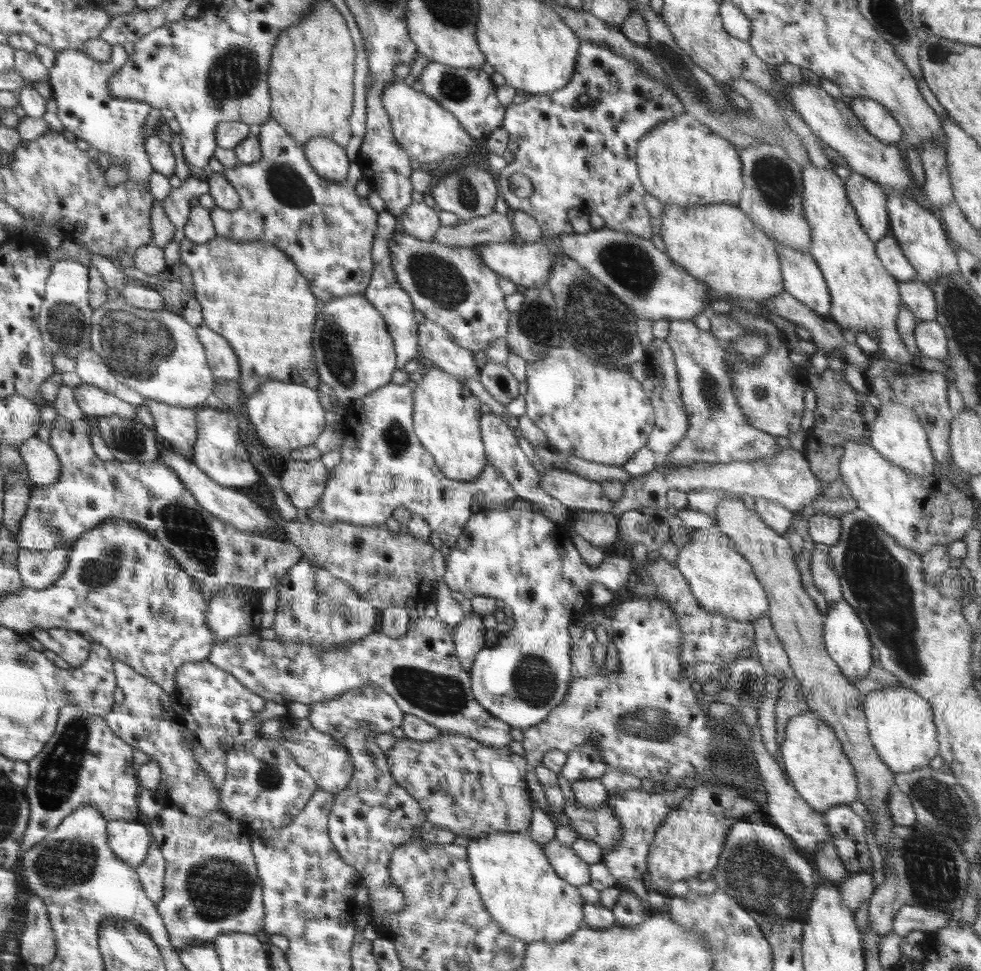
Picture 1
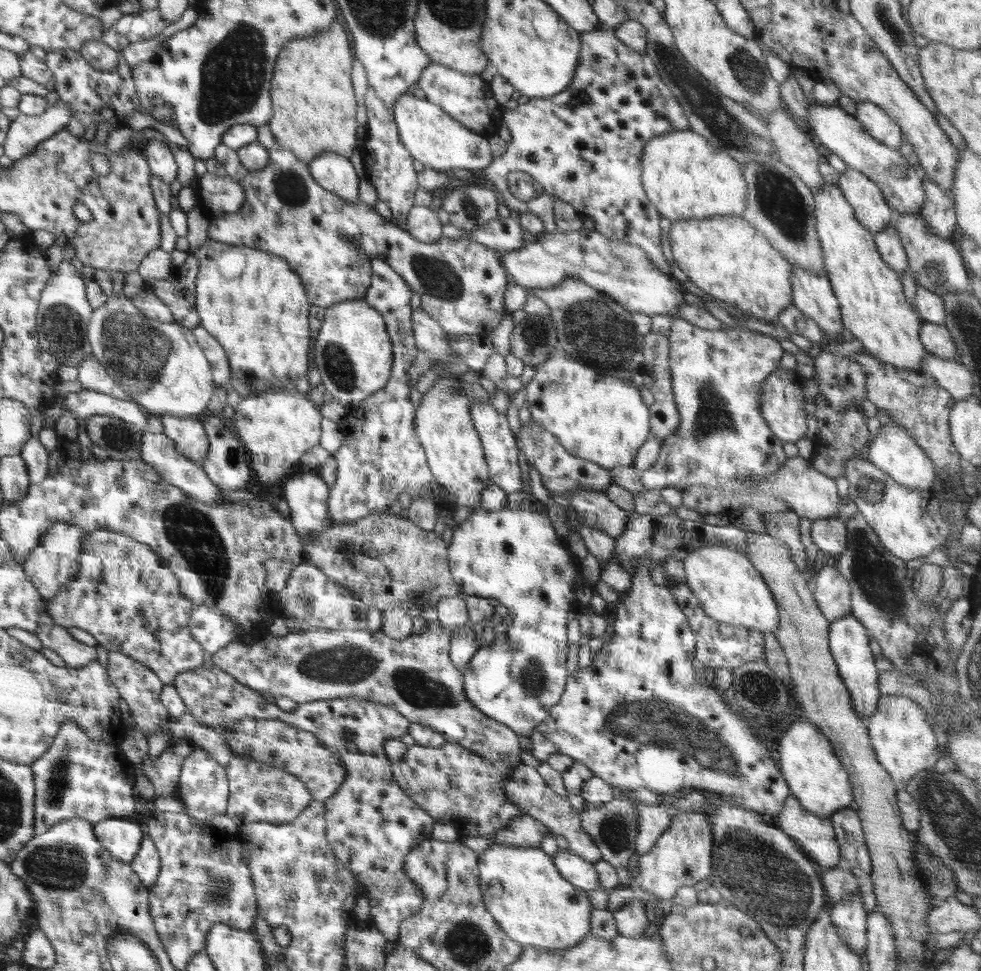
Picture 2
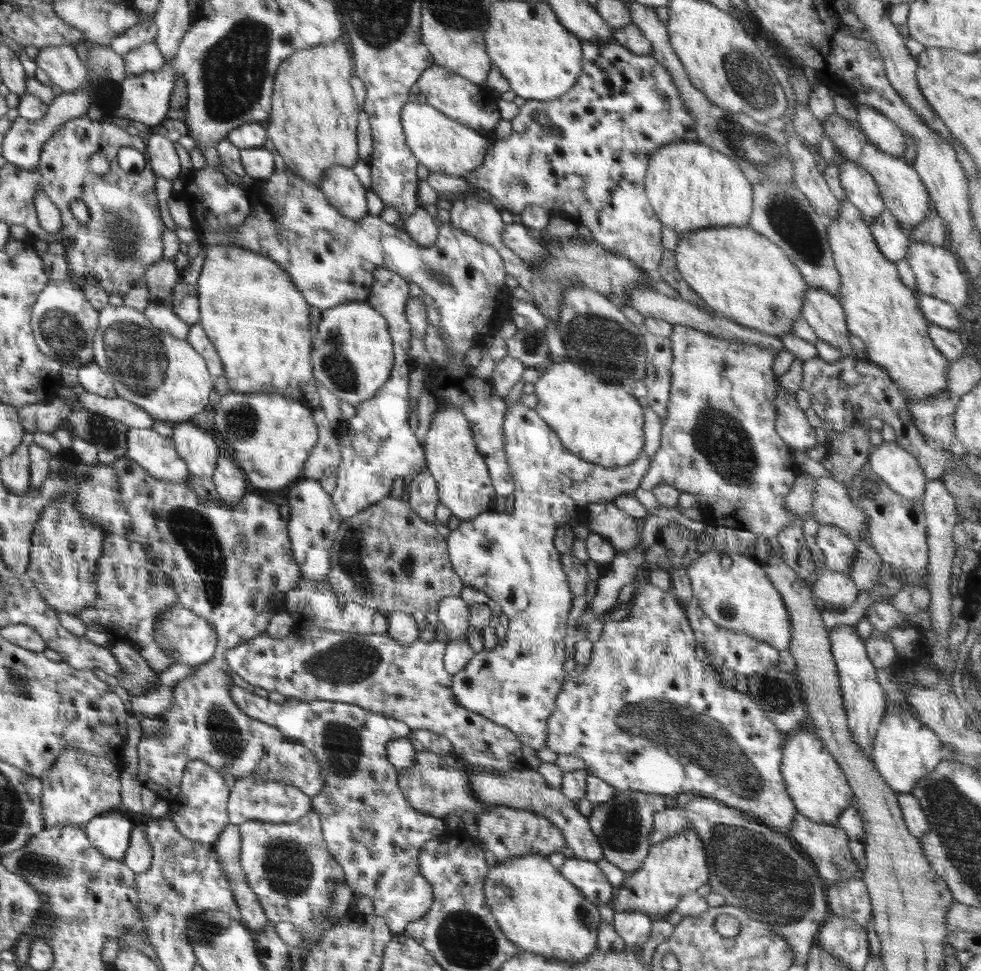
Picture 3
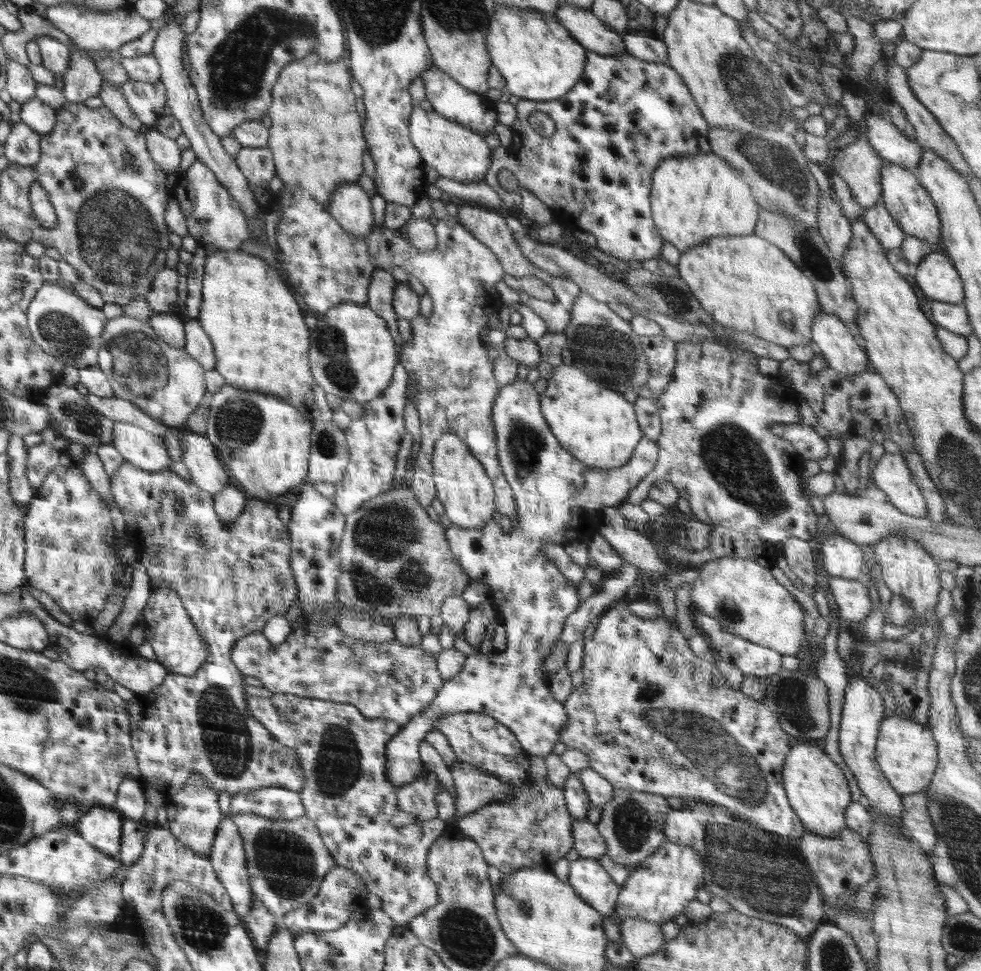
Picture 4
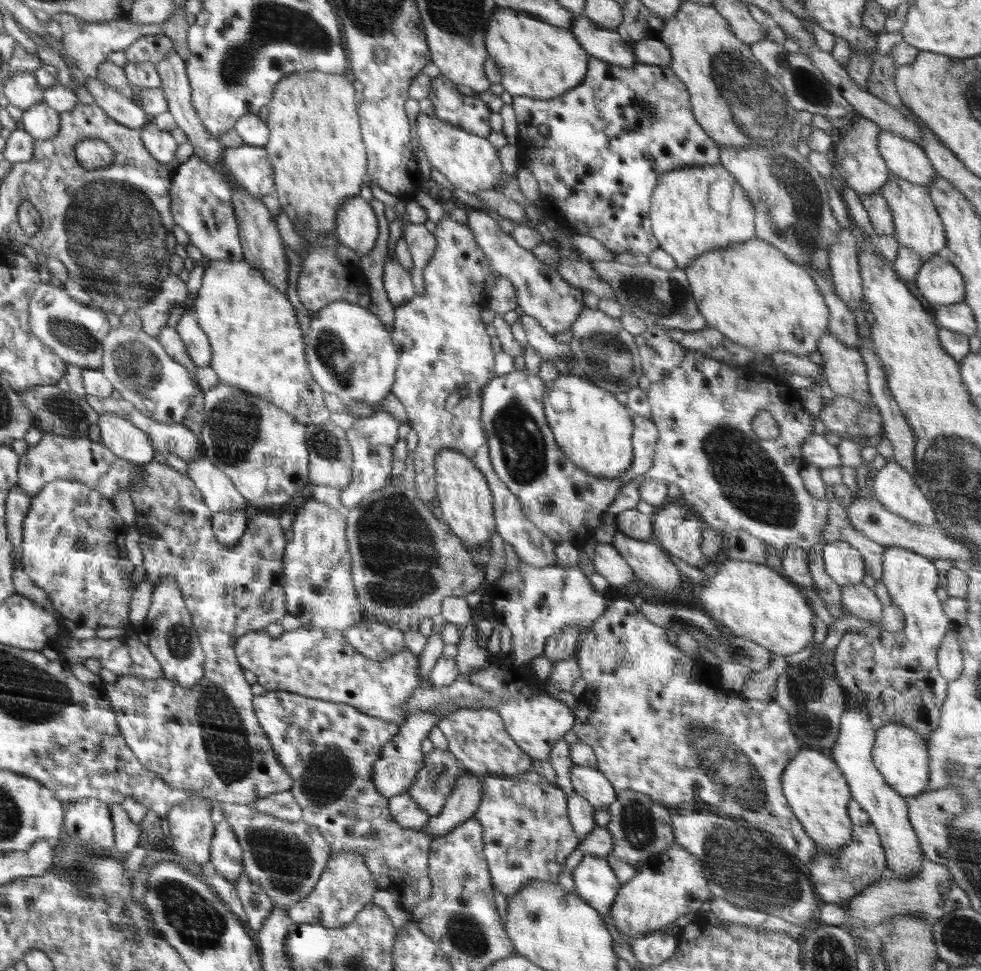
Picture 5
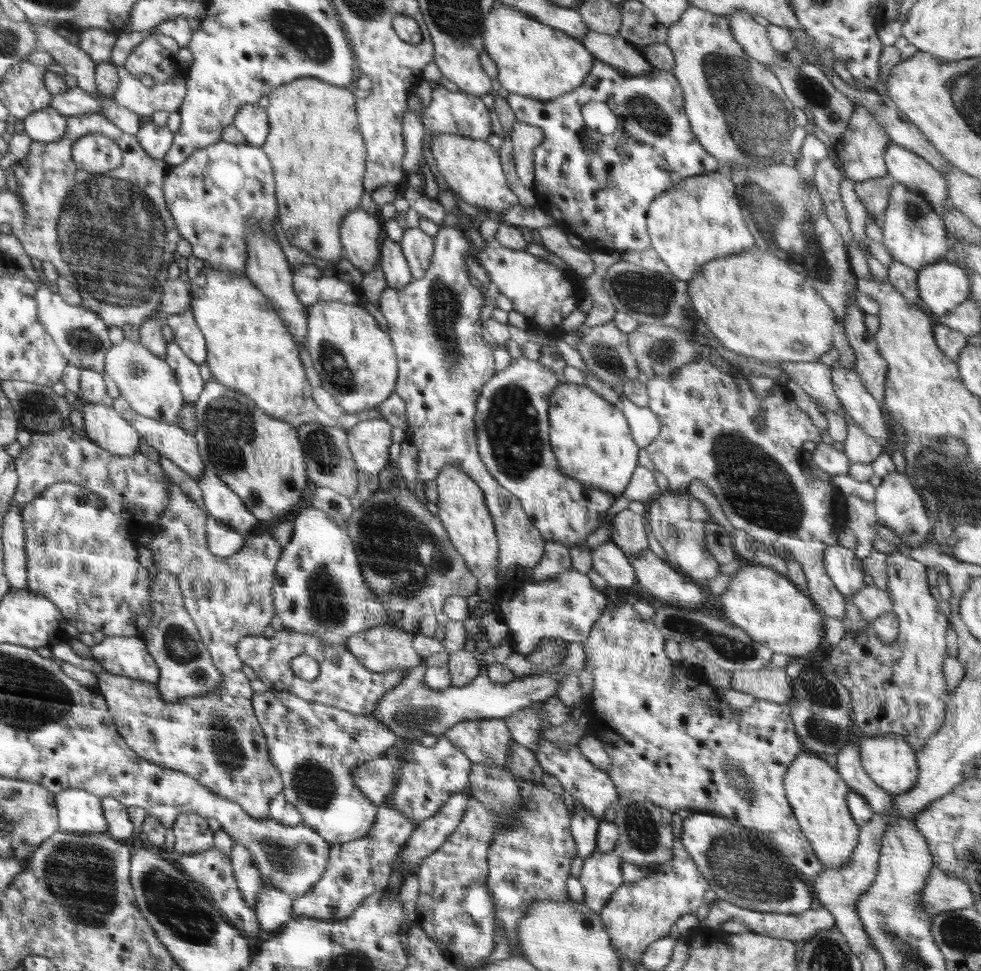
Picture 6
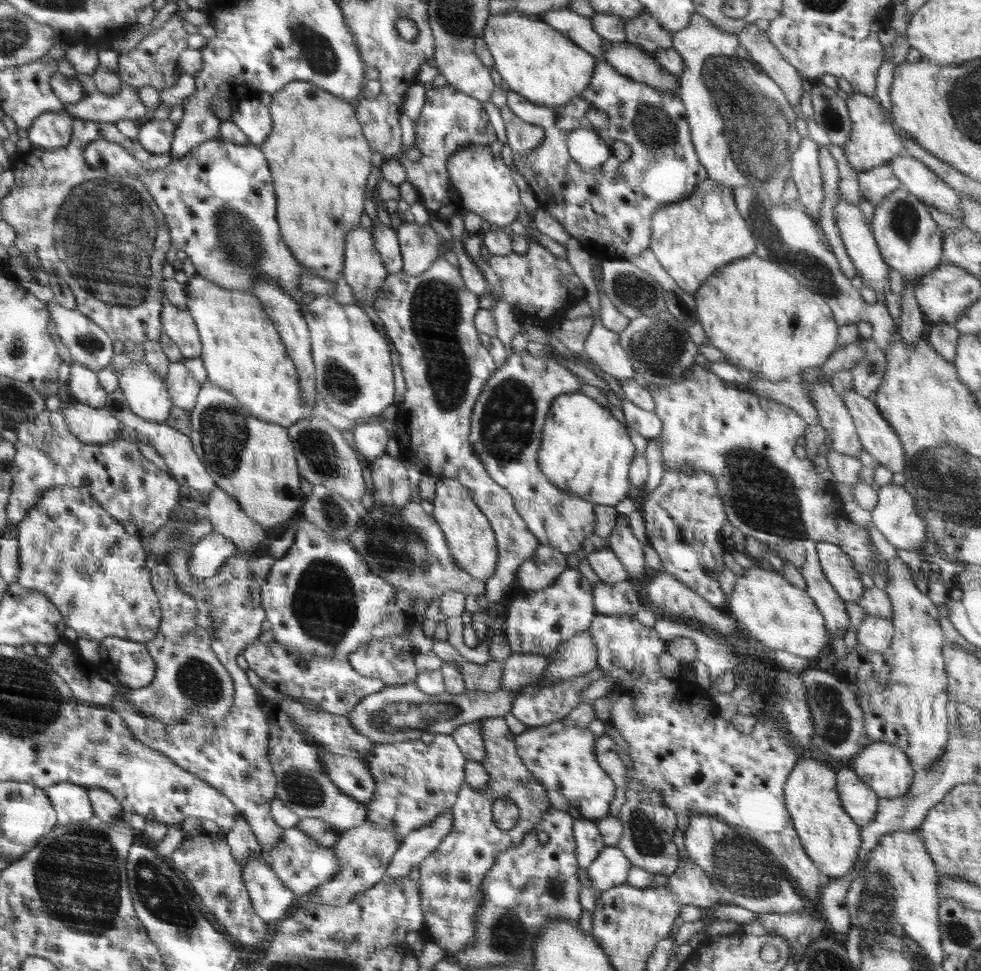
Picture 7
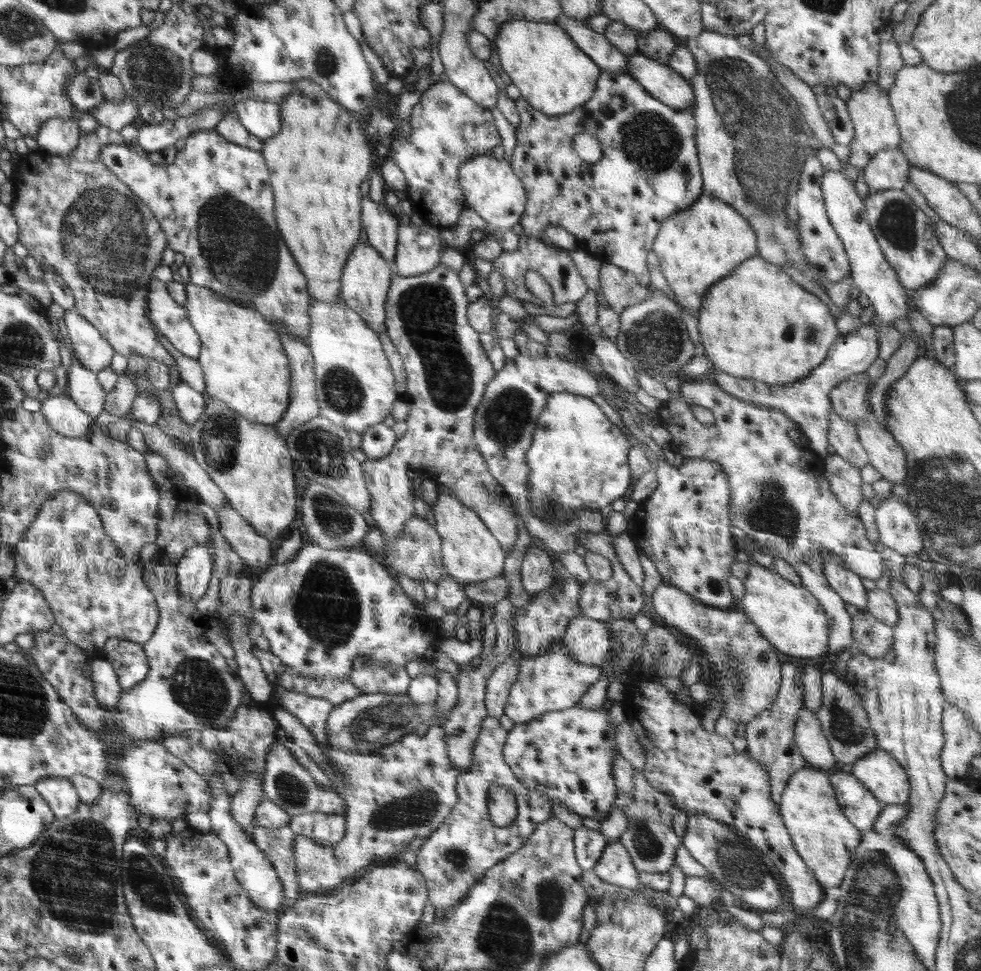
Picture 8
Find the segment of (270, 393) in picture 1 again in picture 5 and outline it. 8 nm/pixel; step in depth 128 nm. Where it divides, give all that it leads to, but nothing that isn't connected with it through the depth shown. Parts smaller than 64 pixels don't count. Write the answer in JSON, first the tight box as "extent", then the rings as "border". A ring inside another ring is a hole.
{"extent":[199,383,309,511],"border":[[[223,383],[205,392],[204,425],[199,438],[200,451],[212,464],[234,483],[238,493],[246,500],[252,511],[268,511],[292,500],[294,493],[308,491],[309,452],[306,446],[307,426],[291,416],[286,409],[278,407],[250,392]]]}

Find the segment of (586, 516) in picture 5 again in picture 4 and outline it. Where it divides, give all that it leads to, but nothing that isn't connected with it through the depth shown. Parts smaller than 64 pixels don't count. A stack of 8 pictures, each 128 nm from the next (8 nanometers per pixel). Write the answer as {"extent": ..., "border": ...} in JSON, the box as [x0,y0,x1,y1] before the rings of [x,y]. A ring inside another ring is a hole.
{"extent":[386,380,658,788],"border":[[[516,380],[507,386],[500,387],[497,398],[495,399],[494,407],[492,407],[493,416],[493,424],[494,424],[494,431],[497,437],[496,446],[498,449],[498,461],[500,461],[500,467],[502,467],[502,473],[506,477],[506,481],[508,481],[511,490],[513,491],[514,501],[516,504],[516,509],[518,510],[518,519],[516,519],[516,524],[512,528],[510,528],[510,532],[503,532],[502,531],[502,524],[498,523],[498,520],[494,520],[493,518],[490,519],[490,522],[482,525],[480,529],[468,529],[462,528],[456,525],[450,525],[446,529],[446,538],[448,540],[448,544],[450,546],[450,550],[452,554],[456,556],[456,560],[458,560],[458,564],[462,566],[462,570],[470,576],[472,581],[481,581],[484,584],[488,584],[490,594],[491,594],[491,602],[496,607],[496,610],[502,613],[504,618],[503,626],[507,633],[508,642],[506,644],[506,648],[502,648],[502,651],[492,650],[489,652],[479,652],[479,654],[468,655],[465,663],[463,664],[460,672],[447,680],[444,683],[444,686],[438,690],[438,694],[436,698],[426,706],[426,710],[422,710],[422,714],[418,714],[418,716],[414,716],[408,724],[401,726],[401,732],[395,734],[386,744],[386,777],[388,777],[388,781],[392,781],[396,788],[401,787],[402,785],[408,784],[412,782],[418,775],[420,771],[422,771],[422,767],[424,766],[422,761],[420,760],[420,756],[418,754],[418,746],[420,746],[420,742],[424,740],[426,737],[426,733],[434,730],[434,721],[438,719],[438,717],[444,715],[444,713],[456,713],[456,712],[480,712],[482,714],[486,714],[486,716],[492,716],[494,720],[498,720],[500,724],[504,724],[507,726],[516,738],[522,748],[531,755],[545,757],[547,754],[552,753],[552,748],[554,748],[554,744],[560,740],[560,729],[562,725],[564,725],[564,721],[568,719],[568,714],[566,714],[566,710],[562,703],[559,703],[552,697],[552,693],[550,692],[550,672],[546,672],[546,668],[542,667],[544,664],[544,660],[546,660],[547,655],[550,654],[550,650],[554,648],[554,644],[556,644],[556,640],[560,639],[562,635],[564,624],[566,619],[579,607],[578,600],[578,587],[575,587],[560,570],[558,567],[544,557],[544,551],[542,548],[546,546],[546,542],[550,543],[562,543],[565,544],[570,540],[582,540],[585,539],[587,536],[584,532],[589,532],[589,529],[583,531],[583,516],[585,512],[592,511],[592,510],[602,510],[606,507],[614,507],[620,502],[624,501],[628,496],[629,493],[636,488],[637,484],[646,476],[658,462],[658,447],[656,442],[652,442],[648,440],[647,437],[644,437],[638,442],[638,446],[634,449],[634,454],[632,454],[630,460],[623,464],[621,467],[618,468],[611,468],[611,469],[597,469],[587,464],[584,464],[582,461],[574,458],[570,452],[566,449],[562,448],[554,437],[554,434],[549,430],[548,424],[542,415],[540,402],[539,402],[539,394],[535,390],[534,384],[530,384],[527,381]]]}

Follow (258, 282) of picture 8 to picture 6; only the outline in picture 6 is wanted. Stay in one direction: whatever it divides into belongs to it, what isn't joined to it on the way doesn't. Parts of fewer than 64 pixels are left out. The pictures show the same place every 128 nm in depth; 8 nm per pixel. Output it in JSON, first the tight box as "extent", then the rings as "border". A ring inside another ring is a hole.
{"extent":[72,133,279,275],"border":[[[90,133],[73,144],[72,158],[86,172],[110,172],[121,164],[121,147],[109,136]],[[224,140],[195,152],[178,166],[171,166],[162,184],[162,193],[168,211],[176,223],[178,234],[192,245],[192,254],[201,258],[205,266],[220,271],[242,275],[248,260],[246,231],[262,227],[268,235],[276,237],[274,219],[279,215],[275,198],[275,180],[268,156],[261,146],[253,144],[236,145]]]}

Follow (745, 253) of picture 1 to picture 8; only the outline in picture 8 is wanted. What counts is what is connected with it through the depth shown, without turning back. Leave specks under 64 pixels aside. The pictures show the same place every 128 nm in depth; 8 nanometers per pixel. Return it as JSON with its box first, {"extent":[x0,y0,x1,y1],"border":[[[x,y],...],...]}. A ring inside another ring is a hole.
{"extent":[698,254,841,386],"border":[[[758,254],[742,261],[729,275],[722,277],[718,282],[712,284],[709,291],[702,297],[702,306],[698,315],[698,330],[705,356],[714,364],[716,370],[737,376],[738,378],[758,380],[771,386],[785,386],[786,384],[793,384],[805,378],[814,368],[822,364],[826,356],[829,356],[830,347],[841,335],[836,328],[836,319],[821,299],[792,280],[780,266],[764,260]]]}

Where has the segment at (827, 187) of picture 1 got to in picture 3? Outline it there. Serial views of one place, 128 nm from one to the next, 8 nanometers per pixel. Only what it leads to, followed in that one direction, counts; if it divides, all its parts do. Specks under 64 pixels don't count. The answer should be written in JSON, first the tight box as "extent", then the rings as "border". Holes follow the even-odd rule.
{"extent":[826,199,950,405],"border":[[[846,199],[838,201],[838,204],[838,215],[826,224],[826,228],[835,268],[842,280],[838,299],[842,303],[849,332],[864,342],[870,362],[888,372],[890,379],[900,387],[908,405],[913,400],[925,400],[939,392],[947,392],[946,378],[950,362],[937,352],[928,336],[930,322],[919,309],[917,292],[902,283],[895,263],[880,252],[869,223],[862,218],[858,208]]]}

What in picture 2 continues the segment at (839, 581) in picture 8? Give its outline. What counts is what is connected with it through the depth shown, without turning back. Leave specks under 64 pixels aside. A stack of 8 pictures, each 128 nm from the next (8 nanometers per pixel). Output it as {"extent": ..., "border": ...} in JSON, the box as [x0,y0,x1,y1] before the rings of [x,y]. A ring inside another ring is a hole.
{"extent":[811,517,846,563],"border":[[[837,517],[820,518],[812,521],[811,539],[824,551],[830,562],[835,563],[846,549],[845,521]]]}

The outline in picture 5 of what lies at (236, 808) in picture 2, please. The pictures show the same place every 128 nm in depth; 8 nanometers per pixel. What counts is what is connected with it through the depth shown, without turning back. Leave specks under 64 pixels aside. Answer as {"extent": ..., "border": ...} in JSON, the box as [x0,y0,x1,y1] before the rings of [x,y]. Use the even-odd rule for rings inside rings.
{"extent":[251,791,302,822],"border":[[[290,791],[277,792],[270,796],[256,799],[251,807],[276,818],[298,822],[302,818],[302,809],[296,803]]]}

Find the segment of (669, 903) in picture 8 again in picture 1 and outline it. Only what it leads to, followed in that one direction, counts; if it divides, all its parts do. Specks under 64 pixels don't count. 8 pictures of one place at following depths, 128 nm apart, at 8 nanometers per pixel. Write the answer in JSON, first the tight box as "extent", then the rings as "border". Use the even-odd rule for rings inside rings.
{"extent":[541,838,590,888],"border":[[[554,838],[548,844],[542,844],[541,848],[559,878],[576,888],[590,883],[589,865],[583,862],[571,847]]]}

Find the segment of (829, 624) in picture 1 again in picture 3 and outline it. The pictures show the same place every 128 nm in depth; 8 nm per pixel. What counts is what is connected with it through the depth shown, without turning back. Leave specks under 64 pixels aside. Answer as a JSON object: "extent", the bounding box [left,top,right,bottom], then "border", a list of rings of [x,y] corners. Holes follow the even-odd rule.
{"extent":[829,625,887,761],"border":[[[836,625],[830,630],[829,638],[832,655],[834,655],[837,673],[839,674],[841,691],[843,692],[848,727],[850,727],[852,737],[858,743],[858,747],[868,755],[870,761],[873,761],[874,737],[876,737],[878,725],[887,708],[884,689],[876,681],[876,668],[868,659],[865,642],[860,639],[855,625]]]}

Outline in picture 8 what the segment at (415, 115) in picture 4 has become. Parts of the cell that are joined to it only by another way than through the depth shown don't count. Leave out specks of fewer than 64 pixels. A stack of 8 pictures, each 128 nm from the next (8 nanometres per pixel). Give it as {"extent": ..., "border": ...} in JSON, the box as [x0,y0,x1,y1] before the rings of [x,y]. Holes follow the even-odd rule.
{"extent":[458,154,527,231],"border":[[[492,154],[472,156],[460,165],[458,180],[467,207],[475,210],[480,218],[488,222],[493,231],[513,228],[514,224],[520,222],[527,204],[526,190],[505,159],[496,160]]]}

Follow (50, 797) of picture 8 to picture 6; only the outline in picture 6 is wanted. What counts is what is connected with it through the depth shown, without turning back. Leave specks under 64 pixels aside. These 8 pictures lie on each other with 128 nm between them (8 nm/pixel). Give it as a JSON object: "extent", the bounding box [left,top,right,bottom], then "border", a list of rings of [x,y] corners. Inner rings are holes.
{"extent":[54,788,108,835],"border":[[[68,788],[54,796],[60,813],[61,832],[100,835],[108,831],[99,796],[80,788]]]}

